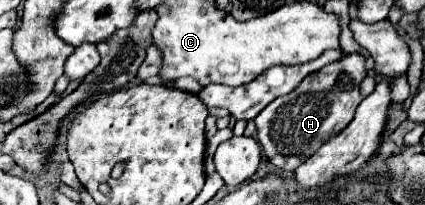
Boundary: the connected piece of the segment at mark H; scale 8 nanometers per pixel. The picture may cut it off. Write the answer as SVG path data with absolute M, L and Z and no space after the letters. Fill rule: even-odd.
M349 54L341 60L327 64L315 74L309 74L293 92L275 98L255 118L257 140L269 162L281 170L293 172L301 166L325 140L337 136L345 128L363 100L359 84L365 78L365 58L361 54Z

